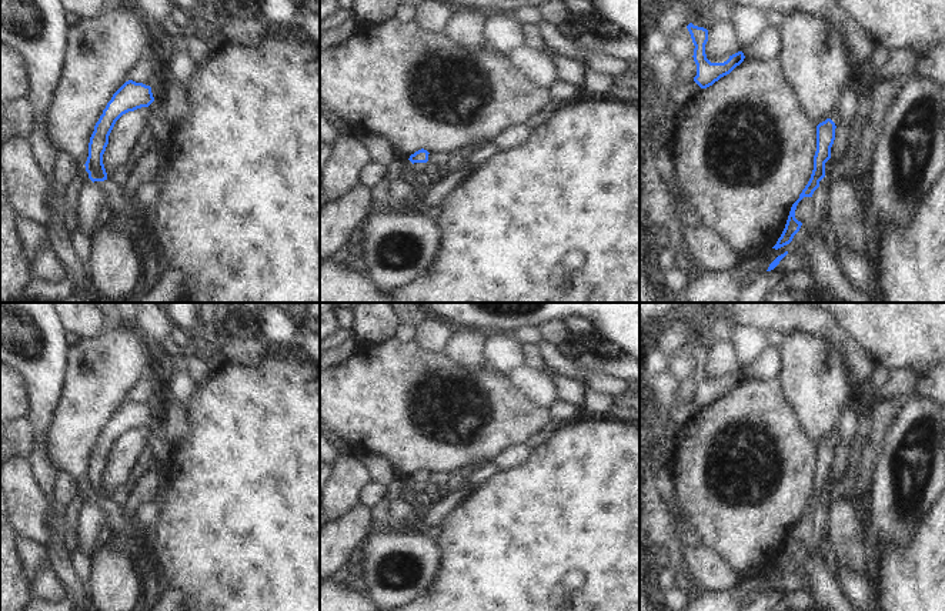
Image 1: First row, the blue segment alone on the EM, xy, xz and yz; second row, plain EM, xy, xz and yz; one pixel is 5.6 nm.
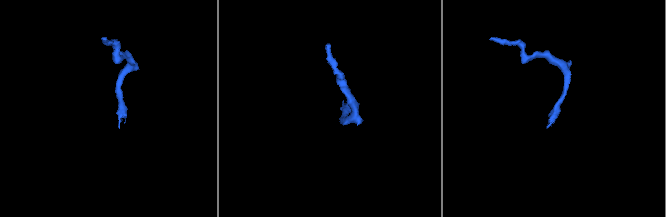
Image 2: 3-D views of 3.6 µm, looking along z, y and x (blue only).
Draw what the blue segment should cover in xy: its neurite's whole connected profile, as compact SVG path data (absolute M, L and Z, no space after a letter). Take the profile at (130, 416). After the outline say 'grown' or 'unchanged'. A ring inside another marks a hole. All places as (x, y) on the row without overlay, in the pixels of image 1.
M133 400L126 401L107 423L103 434L94 445L94 451L89 463L89 477L86 491L89 498L94 501L107 500L107 493L103 484L103 474L108 464L108 455L116 441L126 433L141 427L148 427L154 421L151 407Z; unchanged

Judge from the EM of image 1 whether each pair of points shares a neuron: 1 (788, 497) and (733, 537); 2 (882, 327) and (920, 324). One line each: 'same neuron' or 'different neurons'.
1: same neuron
2: same neuron

